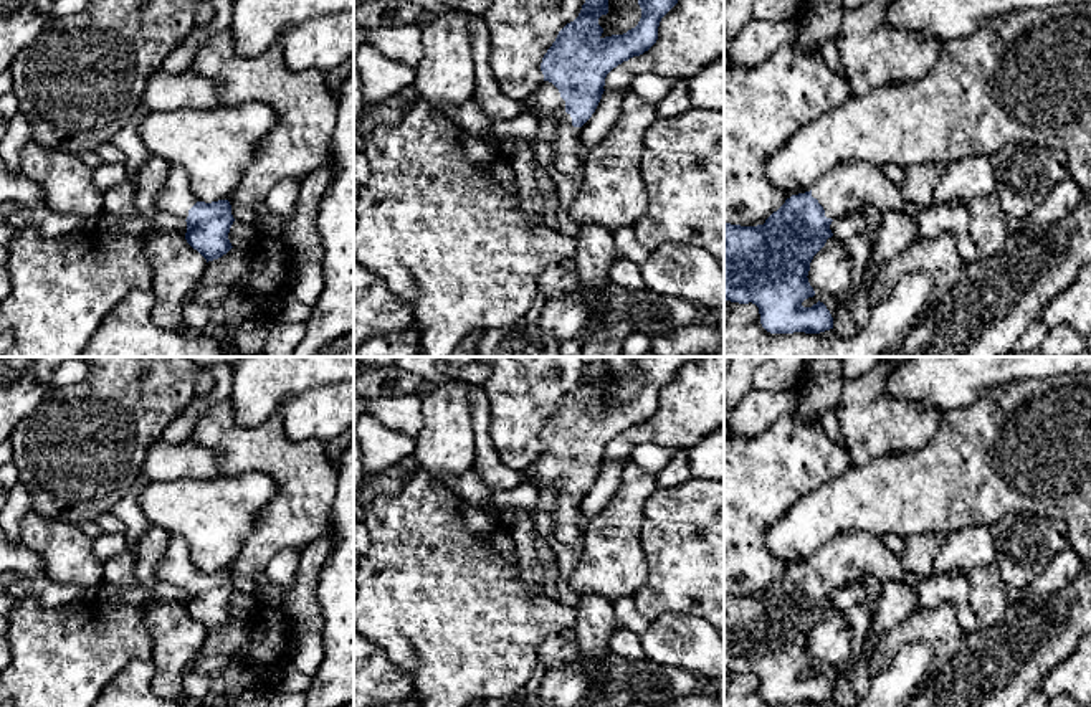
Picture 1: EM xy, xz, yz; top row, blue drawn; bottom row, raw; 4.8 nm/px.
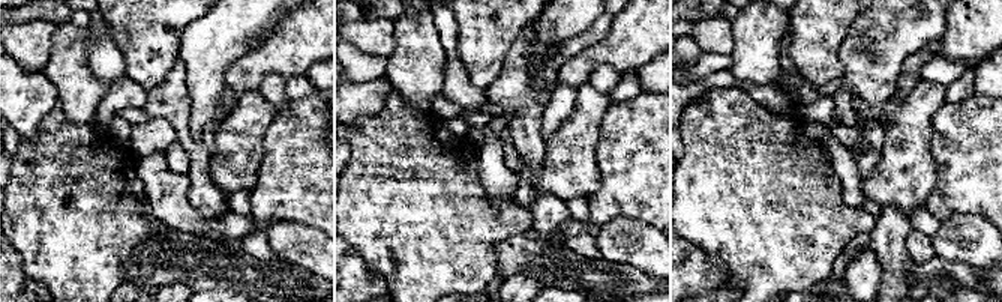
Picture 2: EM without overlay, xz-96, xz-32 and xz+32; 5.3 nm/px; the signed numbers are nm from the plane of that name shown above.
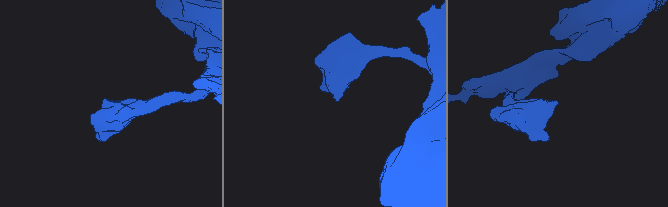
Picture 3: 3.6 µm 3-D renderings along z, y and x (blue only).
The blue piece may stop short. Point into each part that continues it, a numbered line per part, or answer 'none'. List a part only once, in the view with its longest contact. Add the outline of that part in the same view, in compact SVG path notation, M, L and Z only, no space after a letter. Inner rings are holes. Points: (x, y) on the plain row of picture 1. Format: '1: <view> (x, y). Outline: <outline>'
1: xz (546, 474). Outline: M544 451L536 463L526 471L524 481L536 486L539 491L550 491L555 504L549 510L554 520L552 542L557 548L584 548L584 534L577 527L580 512L580 497L572 496L570 484L565 482L565 471L559 459Z

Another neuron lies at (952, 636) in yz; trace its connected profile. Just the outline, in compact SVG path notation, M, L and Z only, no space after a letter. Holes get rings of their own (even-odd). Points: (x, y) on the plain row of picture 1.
M950 601L932 608L916 608L888 633L883 649L876 651L869 661L869 672L876 676L904 644L926 643L936 652L936 667L929 672L929 681L934 681L946 662L955 656L965 634Z

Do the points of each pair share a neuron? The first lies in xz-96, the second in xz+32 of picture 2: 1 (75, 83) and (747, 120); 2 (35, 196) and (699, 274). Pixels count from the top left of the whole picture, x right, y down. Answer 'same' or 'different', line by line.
1: different
2: different

